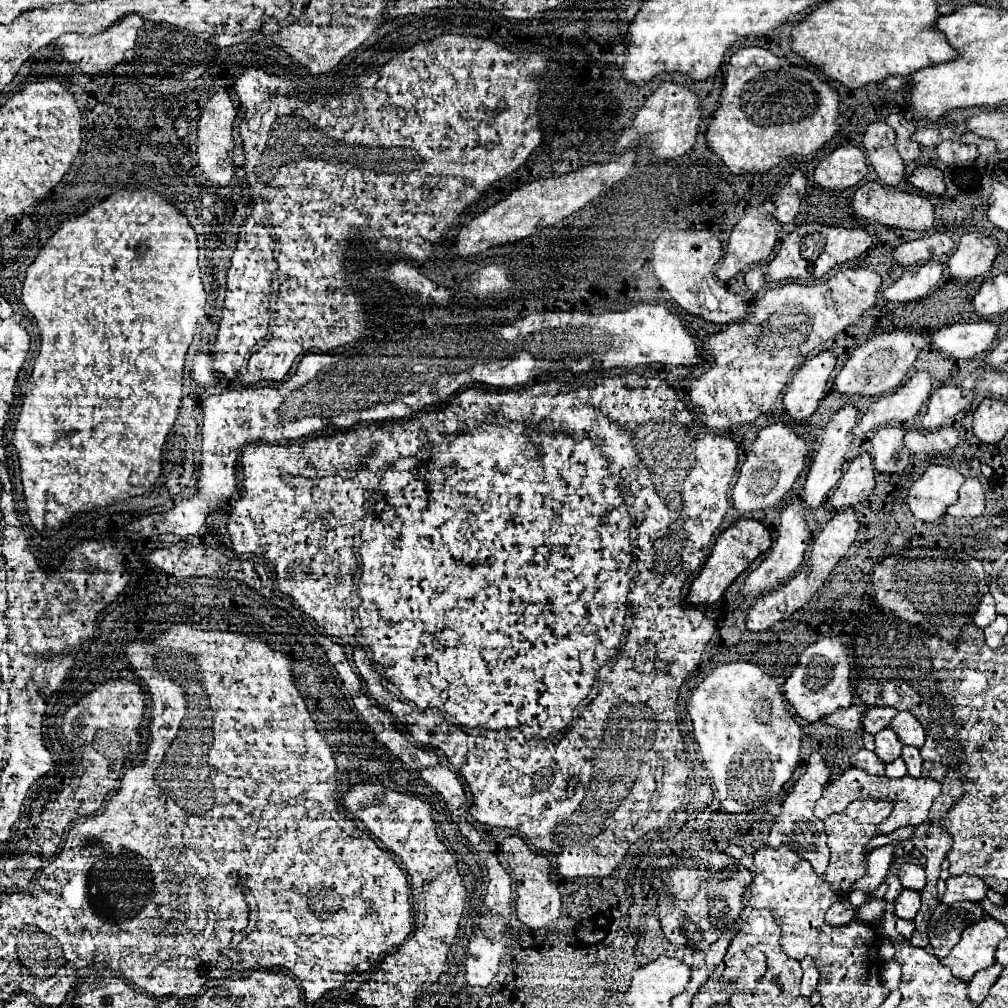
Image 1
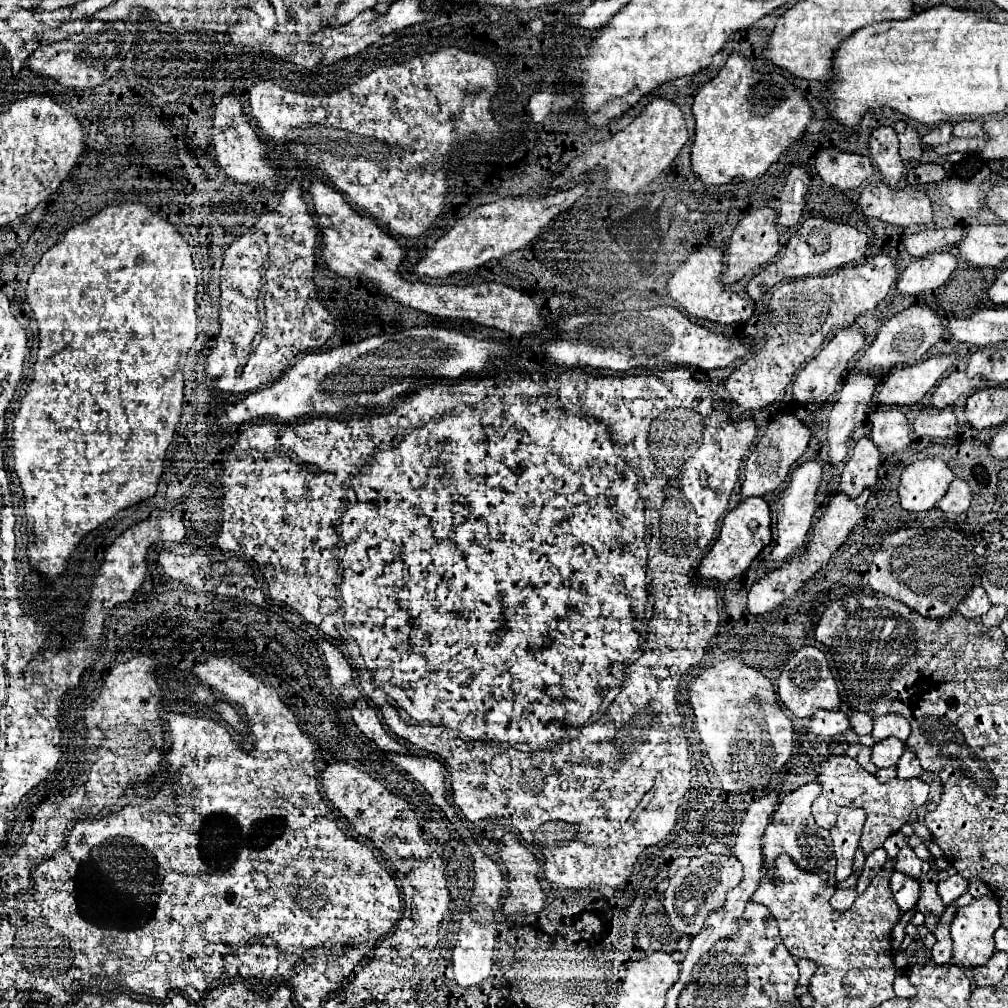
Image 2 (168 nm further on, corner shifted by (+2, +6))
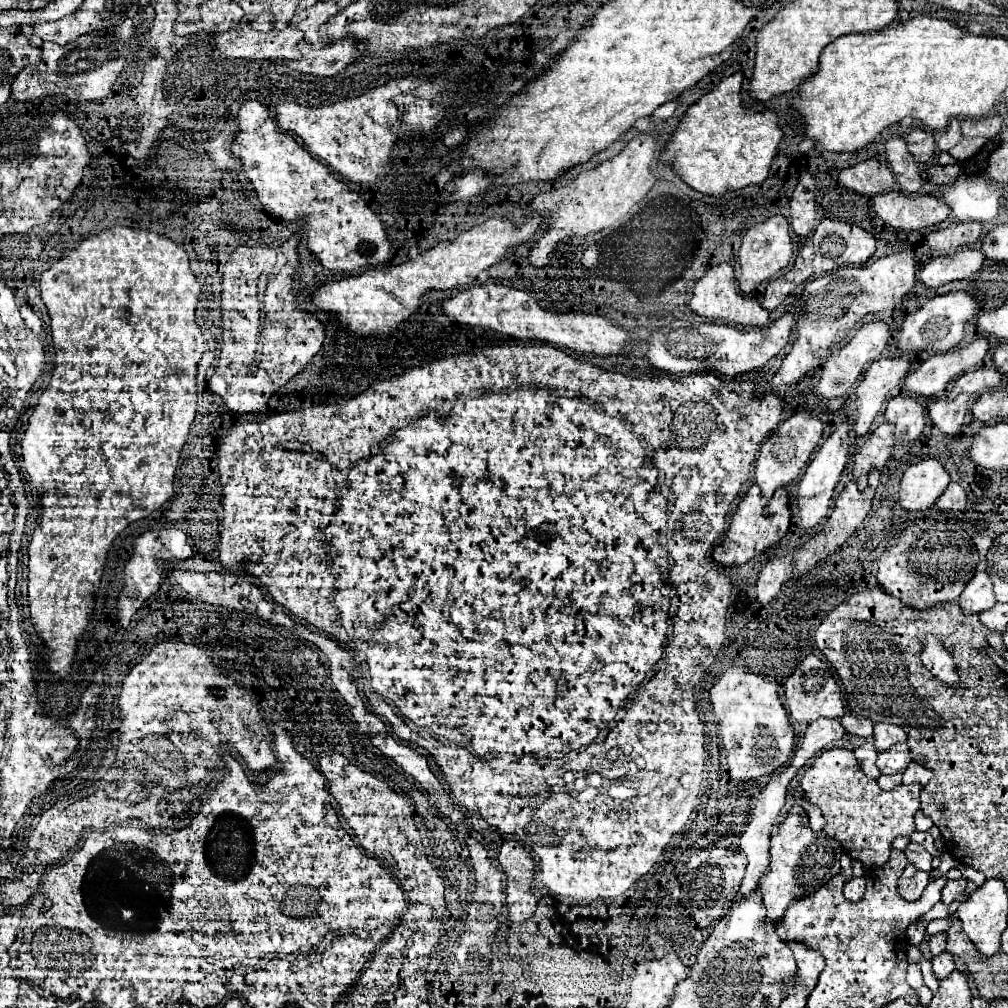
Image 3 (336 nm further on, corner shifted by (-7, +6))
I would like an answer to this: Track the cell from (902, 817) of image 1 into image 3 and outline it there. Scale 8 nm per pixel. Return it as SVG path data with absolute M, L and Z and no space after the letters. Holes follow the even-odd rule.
M835 747L821 753L803 773L799 785L803 799L827 813L823 815L823 833L833 837L853 859L861 861L868 869L876 869L887 863L895 837L915 833L913 815L919 809L919 795L923 787L919 783L911 783L897 785L893 791L881 791L873 779L865 777L853 751ZM821 805L829 805L831 809L823 809Z

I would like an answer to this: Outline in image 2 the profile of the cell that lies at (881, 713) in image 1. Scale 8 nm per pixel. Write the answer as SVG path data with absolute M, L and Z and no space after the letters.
M852 713L852 715L850 715L850 723L852 723L852 729L854 729L858 735L866 735L866 733L872 731L874 717L868 715L868 713Z

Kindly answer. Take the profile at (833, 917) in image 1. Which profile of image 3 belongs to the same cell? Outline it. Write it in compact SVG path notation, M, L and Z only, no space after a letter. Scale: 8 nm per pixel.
M853 877L851 881L845 883L845 897L849 901L859 901L865 893L865 877Z

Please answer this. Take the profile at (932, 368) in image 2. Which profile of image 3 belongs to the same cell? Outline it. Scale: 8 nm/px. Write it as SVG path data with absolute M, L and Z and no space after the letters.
M979 337L977 341L965 347L931 355L913 373L905 377L903 389L909 391L911 395L925 395L925 397L945 391L953 379L979 367L983 359L989 355L989 349L991 349L989 339Z

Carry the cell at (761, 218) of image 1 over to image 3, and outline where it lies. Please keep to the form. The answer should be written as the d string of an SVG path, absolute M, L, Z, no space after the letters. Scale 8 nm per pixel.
M783 215L771 217L765 223L753 225L745 233L741 249L739 249L739 267L741 267L739 287L741 287L741 291L753 293L759 287L759 283L769 281L781 269L785 269L791 261L791 255L793 255L793 243L791 243L791 235L789 235L789 223Z

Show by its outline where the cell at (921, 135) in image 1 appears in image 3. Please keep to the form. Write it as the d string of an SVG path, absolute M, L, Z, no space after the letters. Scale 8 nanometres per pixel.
M951 119L947 125L947 131L939 137L937 147L939 151L949 151L957 141L961 139L961 127L959 127L959 119Z

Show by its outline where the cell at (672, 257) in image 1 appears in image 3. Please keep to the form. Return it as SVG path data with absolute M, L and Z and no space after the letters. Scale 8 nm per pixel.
M721 263L721 265L707 269L707 273L697 281L695 291L693 291L693 299L691 299L691 311L697 313L699 317L705 317L705 319L723 319L723 321L729 321L735 325L763 327L769 321L767 309L763 309L757 301L743 299L743 295L736 285L734 269L727 263Z

